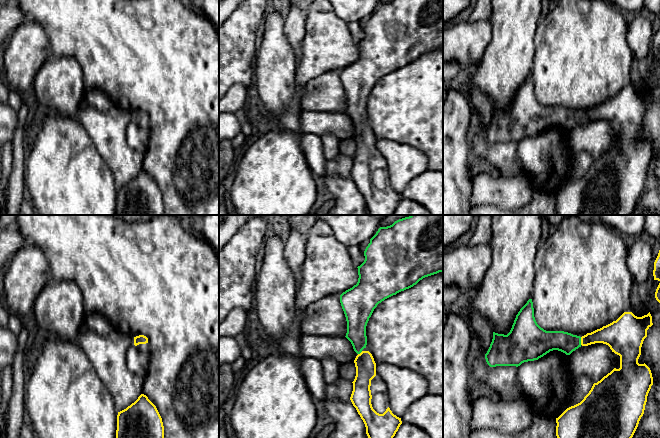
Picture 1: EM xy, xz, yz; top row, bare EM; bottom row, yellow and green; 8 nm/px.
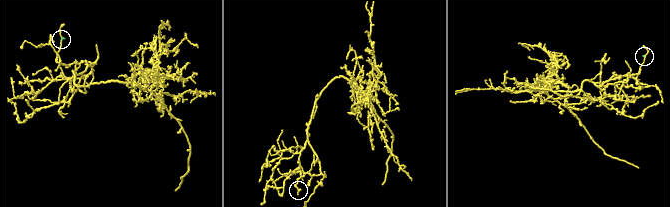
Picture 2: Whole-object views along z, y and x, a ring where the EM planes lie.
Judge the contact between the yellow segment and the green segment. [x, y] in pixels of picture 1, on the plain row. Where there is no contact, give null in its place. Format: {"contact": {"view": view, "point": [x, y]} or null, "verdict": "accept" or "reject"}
{"contact": {"view": "yz", "point": [581, 117]}, "verdict": "accept"}

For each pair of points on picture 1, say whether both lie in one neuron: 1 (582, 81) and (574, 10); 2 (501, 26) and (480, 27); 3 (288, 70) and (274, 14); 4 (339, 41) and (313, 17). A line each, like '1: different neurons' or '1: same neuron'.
1: same neuron
2: different neurons
3: same neuron
4: same neuron

